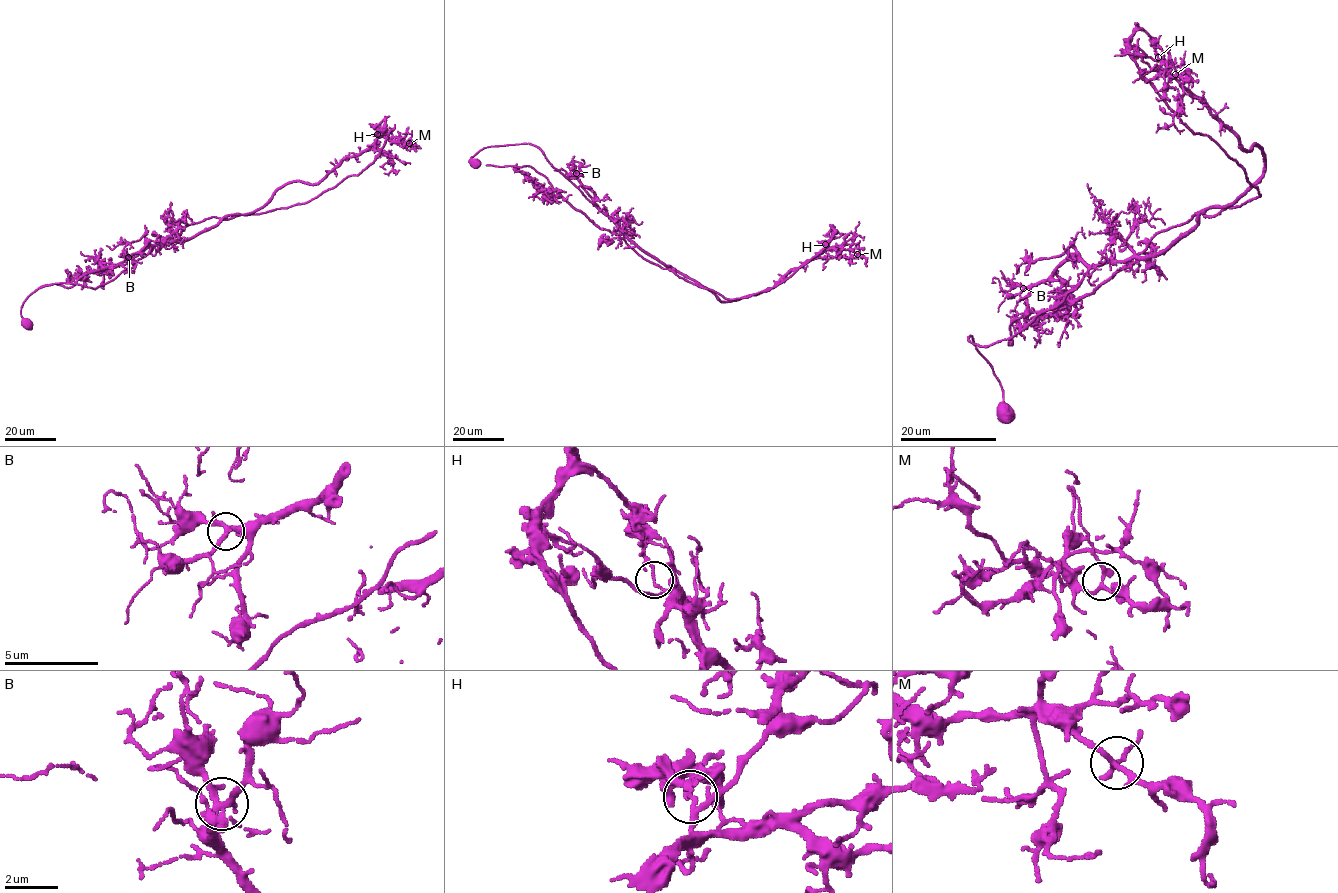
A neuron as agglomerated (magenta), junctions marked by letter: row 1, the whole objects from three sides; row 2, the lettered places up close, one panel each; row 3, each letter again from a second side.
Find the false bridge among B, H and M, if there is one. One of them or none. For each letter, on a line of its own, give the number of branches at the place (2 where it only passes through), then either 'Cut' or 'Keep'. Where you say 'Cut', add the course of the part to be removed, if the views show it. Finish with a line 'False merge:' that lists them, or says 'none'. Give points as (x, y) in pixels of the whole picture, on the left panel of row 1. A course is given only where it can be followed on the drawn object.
B: Branches: 4. Keep
H: Branches: 4. Cut. Course of the part to remove: (377, 134), (384, 120), (387, 138), (379, 155), (311, 199), (181, 226), (169, 240), (72, 286), (38, 288)
M: Branches: 4. Keep
False merge: H

